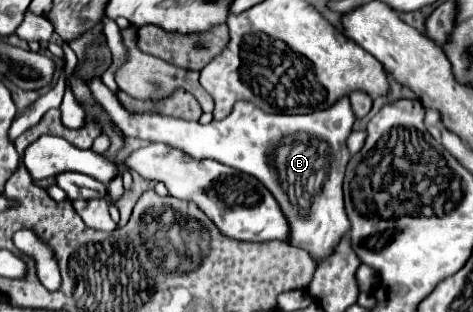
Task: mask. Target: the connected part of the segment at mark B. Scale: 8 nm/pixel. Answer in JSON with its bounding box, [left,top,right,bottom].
[88,79,356,261]

